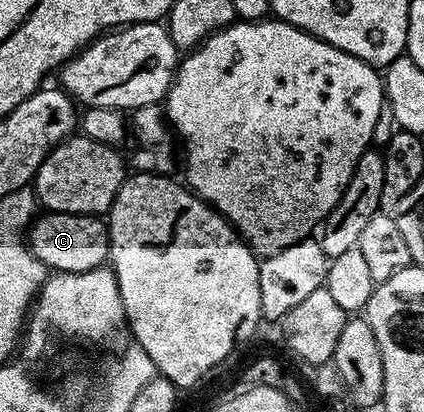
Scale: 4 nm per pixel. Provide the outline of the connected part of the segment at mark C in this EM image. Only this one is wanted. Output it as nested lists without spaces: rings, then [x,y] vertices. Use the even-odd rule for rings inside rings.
[[[44,211],[29,229],[29,247],[52,273],[88,272],[102,268],[111,255],[111,233],[99,216]]]

